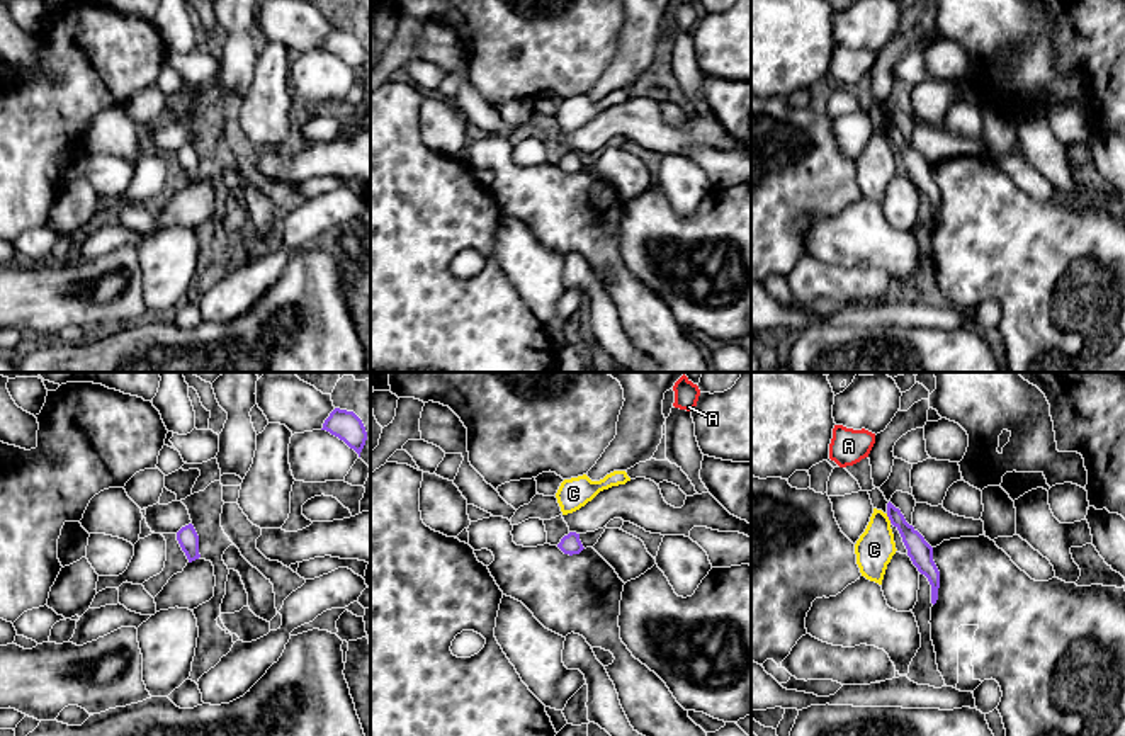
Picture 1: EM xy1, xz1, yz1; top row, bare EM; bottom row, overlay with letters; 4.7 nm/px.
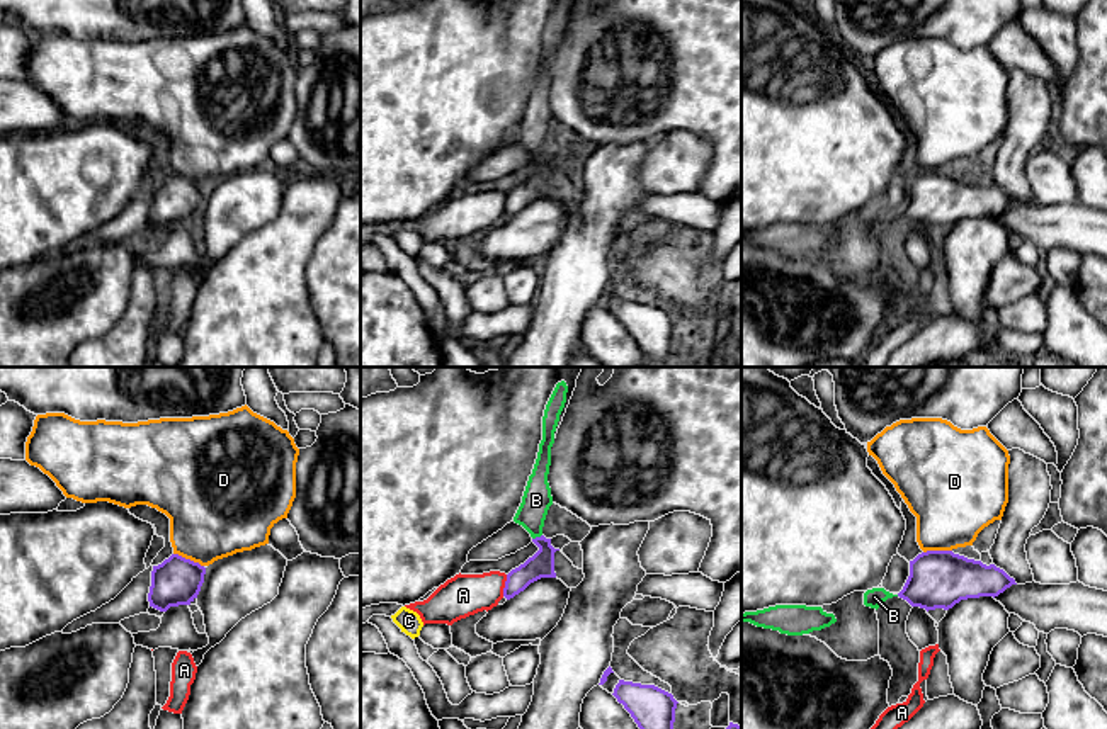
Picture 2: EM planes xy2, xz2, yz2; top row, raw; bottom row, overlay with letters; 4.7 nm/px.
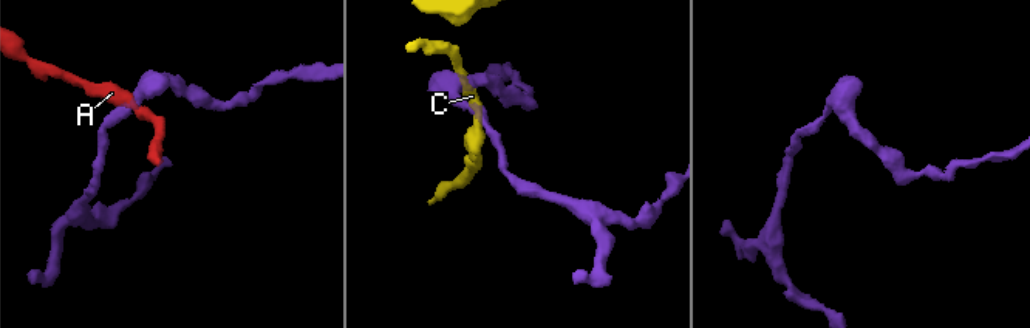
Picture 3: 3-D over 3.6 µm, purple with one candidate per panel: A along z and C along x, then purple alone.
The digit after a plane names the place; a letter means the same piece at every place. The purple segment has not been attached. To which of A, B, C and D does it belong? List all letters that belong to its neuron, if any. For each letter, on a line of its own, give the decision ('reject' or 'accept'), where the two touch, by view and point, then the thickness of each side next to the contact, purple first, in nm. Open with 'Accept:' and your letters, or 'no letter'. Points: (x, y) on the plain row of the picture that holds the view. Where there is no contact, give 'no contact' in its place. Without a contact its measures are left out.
Accept: B
A: reject | xz2 (505, 204) | 120/200 nm
B: accept | xz2 (536, 157) | 120/140 nm
C: reject | yz1 (889, 138) | 110/180 nm
D: reject | xy2 (189, 179) | 220/420 nm

